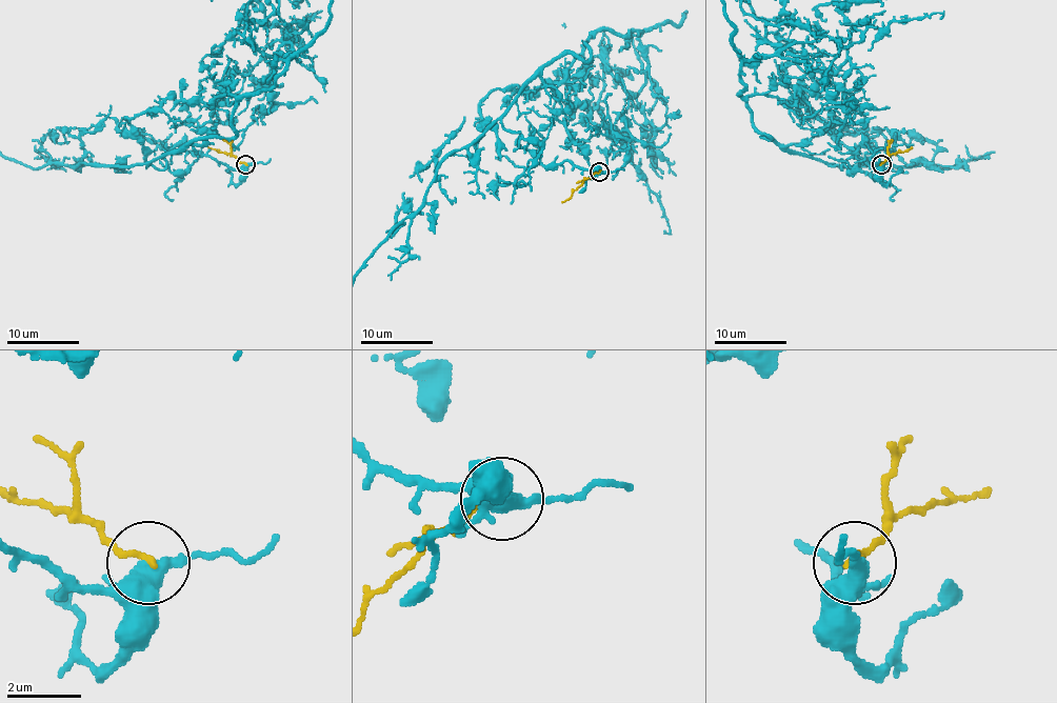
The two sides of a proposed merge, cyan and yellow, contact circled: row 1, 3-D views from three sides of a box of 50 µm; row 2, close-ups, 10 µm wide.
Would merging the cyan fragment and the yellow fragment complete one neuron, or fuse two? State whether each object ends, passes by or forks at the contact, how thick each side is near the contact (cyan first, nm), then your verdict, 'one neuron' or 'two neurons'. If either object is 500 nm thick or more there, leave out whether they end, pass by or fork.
cyan forks | yellow ends | 420/180 nm | two neurons

